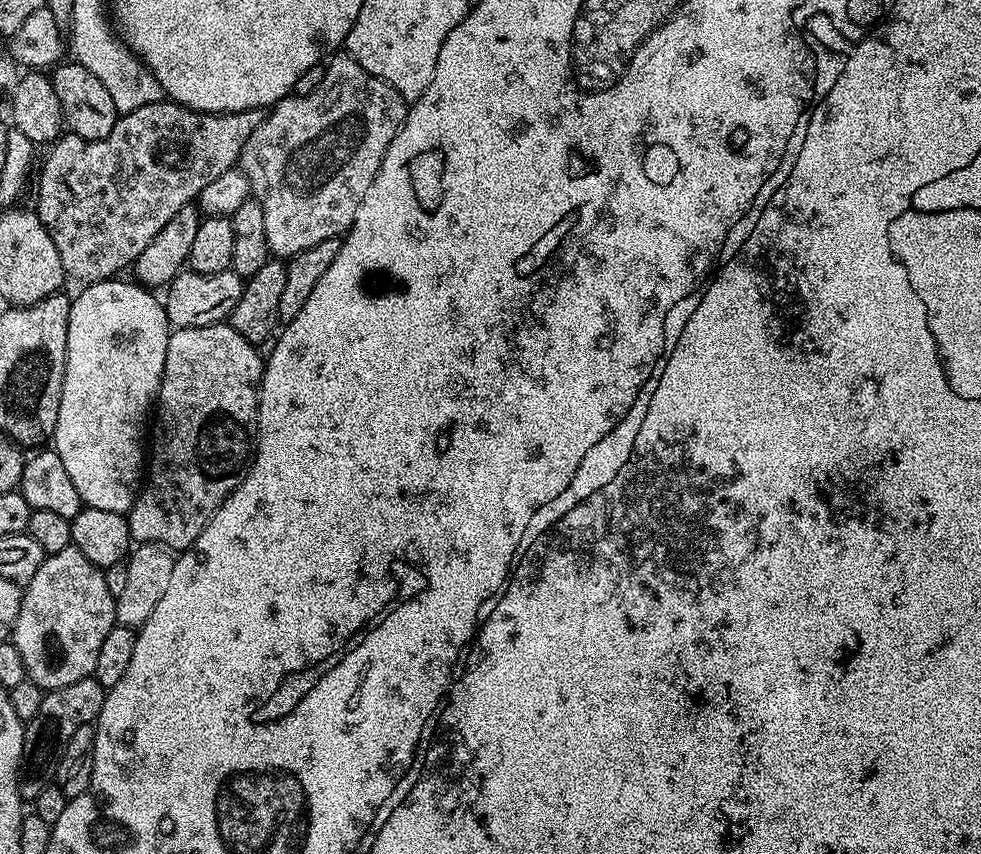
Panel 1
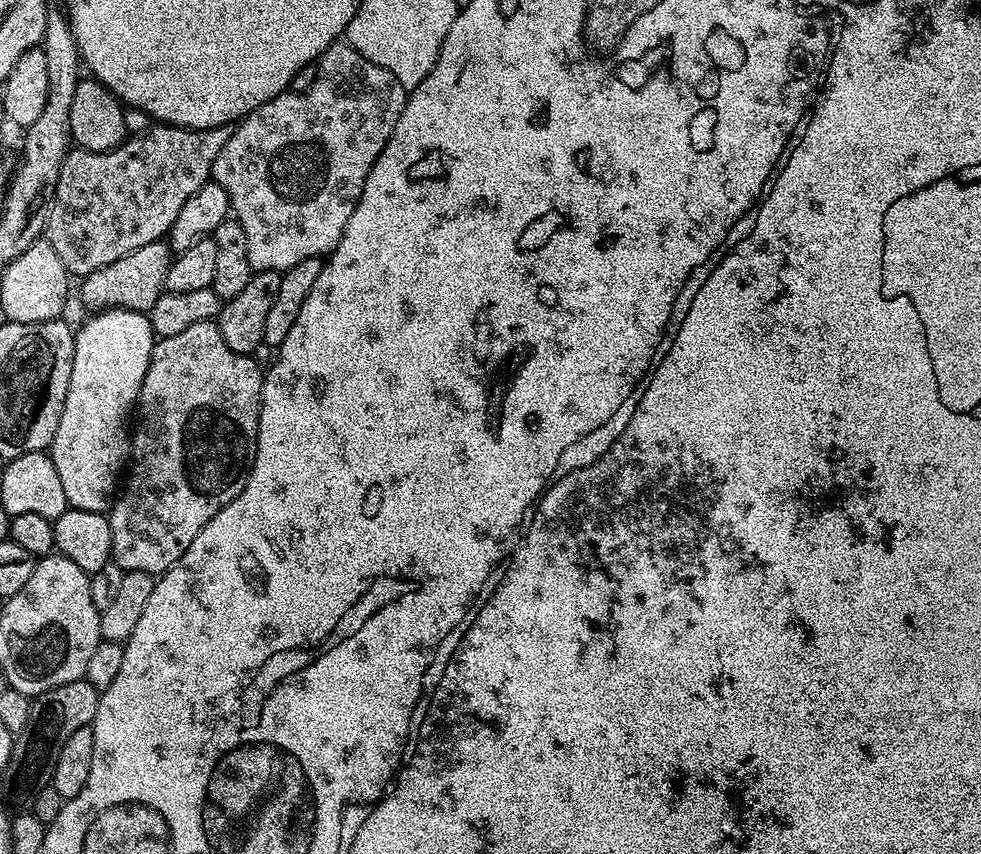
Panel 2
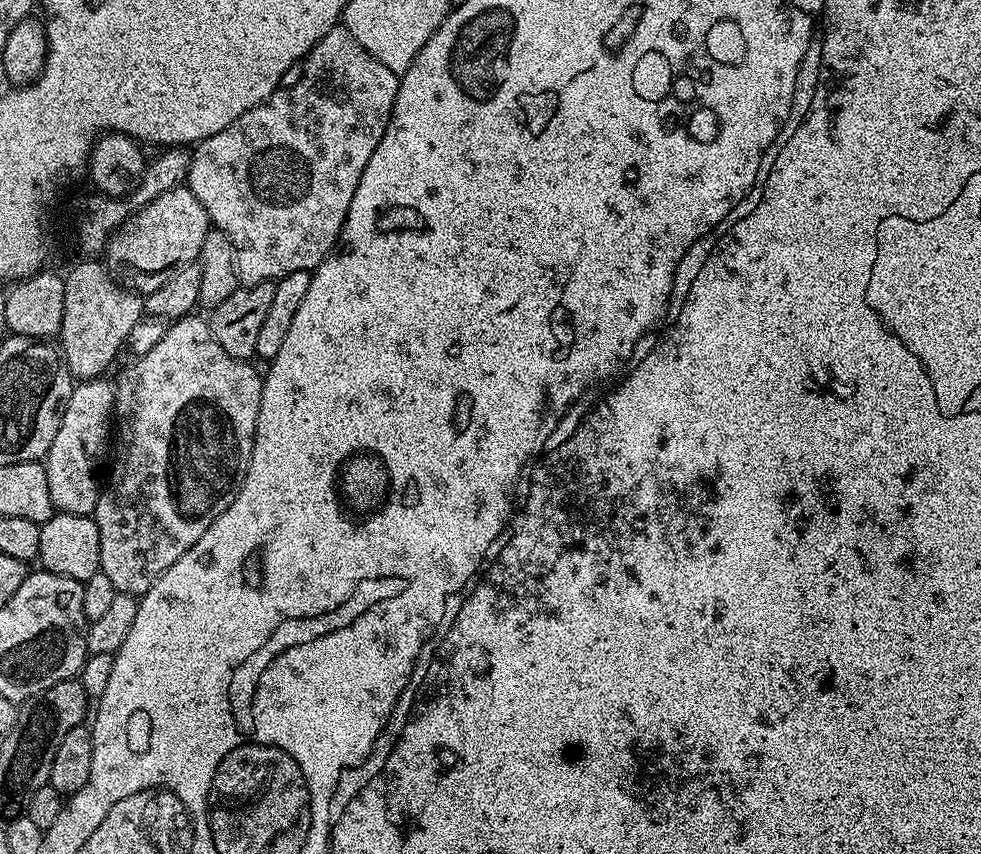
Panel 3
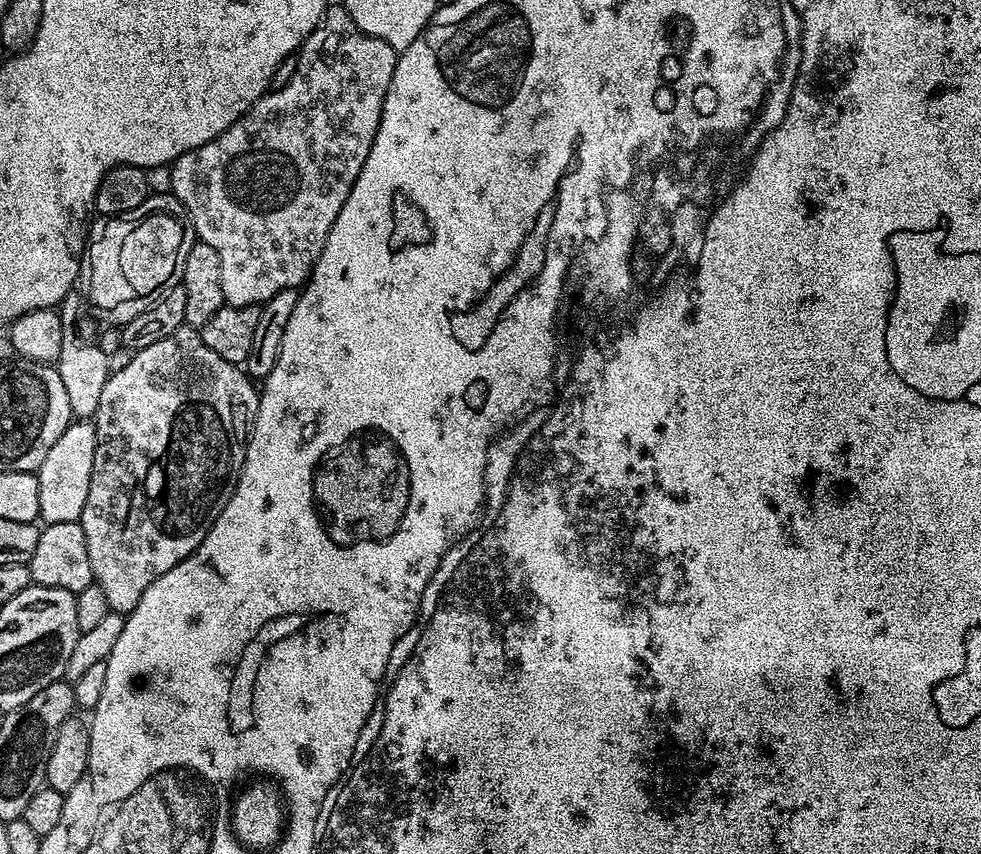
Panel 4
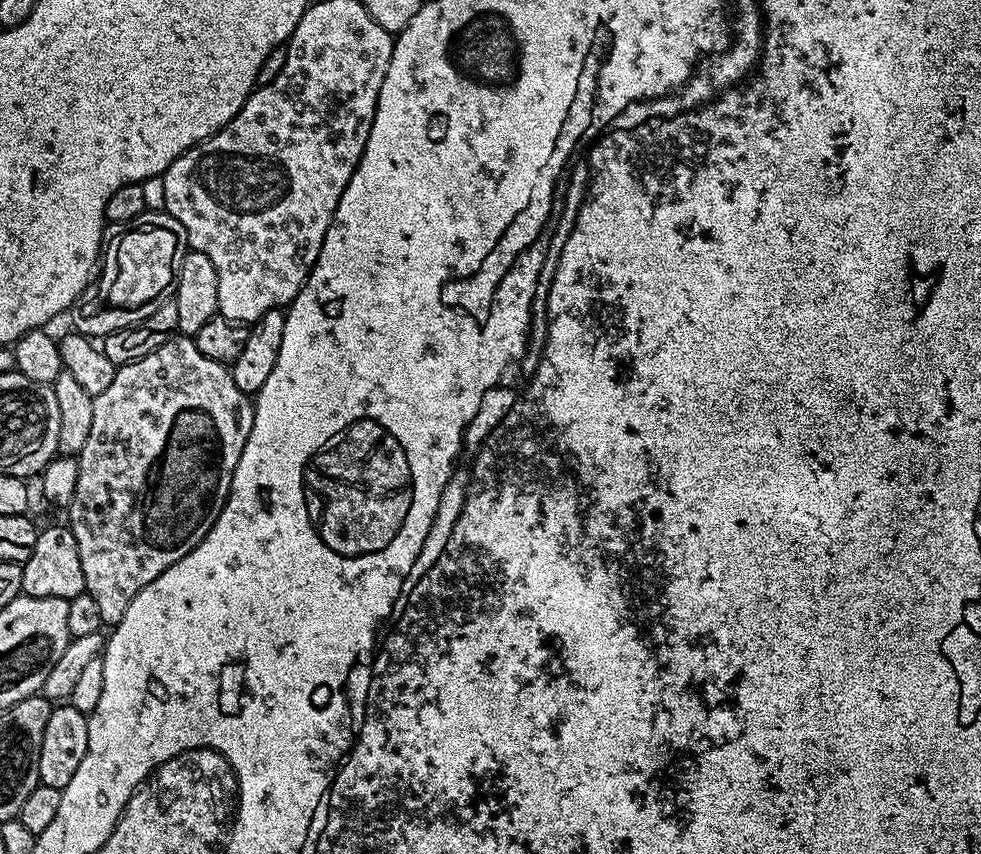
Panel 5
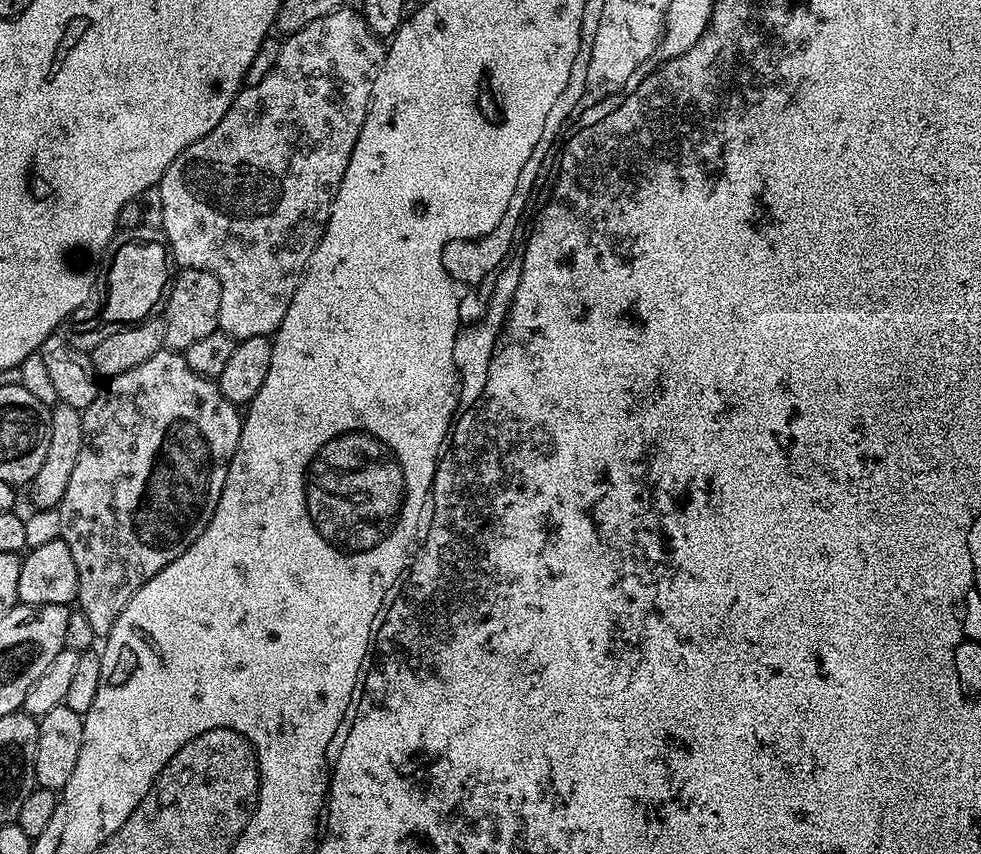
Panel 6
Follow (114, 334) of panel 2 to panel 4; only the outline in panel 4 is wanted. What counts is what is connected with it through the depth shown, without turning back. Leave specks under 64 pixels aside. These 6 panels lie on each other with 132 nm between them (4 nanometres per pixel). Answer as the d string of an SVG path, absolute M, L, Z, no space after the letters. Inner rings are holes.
M73 422L69 424L67 430L62 434L62 438L58 438L58 442L54 442L54 446L50 446L50 454L46 454L46 458L42 458L42 466L36 472L38 478L38 510L40 511L40 520L44 524L53 524L54 522L77 522L82 514L82 506L86 506L86 494L90 494L90 474L94 470L94 446L96 445L96 426L92 422Z

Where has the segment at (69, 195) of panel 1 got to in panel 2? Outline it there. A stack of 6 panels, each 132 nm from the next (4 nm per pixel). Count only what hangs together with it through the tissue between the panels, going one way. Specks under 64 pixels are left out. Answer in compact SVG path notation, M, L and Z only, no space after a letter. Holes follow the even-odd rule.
M157 123L139 134L132 134L125 139L114 150L109 152L87 152L84 148L73 147L68 153L68 157L62 162L62 174L58 174L58 190L56 191L56 200L50 206L48 221L44 227L44 236L54 250L58 250L58 258L62 258L62 266L76 278L83 278L94 274L94 270L102 270L102 266L110 266L110 262L118 262L118 258L126 258L126 254L134 254L134 250L142 250L142 246L150 246L150 242L155 240L164 240L168 231L174 226L174 218L178 218L178 210L202 190L202 186L209 183L214 158L218 158L218 150L226 146L230 138L232 128L225 126L222 128L175 128L172 124Z

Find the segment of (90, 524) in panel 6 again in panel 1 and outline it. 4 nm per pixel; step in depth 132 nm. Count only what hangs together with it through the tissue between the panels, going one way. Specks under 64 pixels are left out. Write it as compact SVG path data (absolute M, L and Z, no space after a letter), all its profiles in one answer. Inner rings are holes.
M221 322L202 326L201 328L177 328L169 335L166 346L166 366L162 370L160 390L154 401L154 420L156 425L151 425L152 448L150 444L150 467L146 472L146 479L136 494L136 500L132 503L132 509L128 511L128 529L133 541L142 544L162 544L169 550L183 550L193 544L202 534L202 530L210 522L210 518L222 506L222 502L238 487L246 478L249 468L252 467L252 458L256 454L256 442L258 439L258 405L260 403L260 377L264 374L265 361L259 356L257 345L246 342L238 330L234 330L231 323Z

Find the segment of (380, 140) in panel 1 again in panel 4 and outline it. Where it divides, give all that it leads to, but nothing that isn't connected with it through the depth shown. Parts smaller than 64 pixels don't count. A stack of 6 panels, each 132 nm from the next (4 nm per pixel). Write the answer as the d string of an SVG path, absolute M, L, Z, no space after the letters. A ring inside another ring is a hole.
M342 6L329 7L323 20L320 21L320 25L306 37L304 45L300 47L296 56L294 78L290 78L290 82L286 82L286 86L272 88L265 92L261 100L254 102L254 106L250 106L250 110L246 110L246 114L242 114L242 118L238 118L238 122L234 122L222 134L218 134L218 138L206 142L206 146L198 146L198 150L190 150L178 157L177 160L172 161L170 165L172 169L171 195L175 196L178 202L182 202L182 206L187 210L192 229L196 231L197 241L211 246L218 254L218 262L222 262L222 294L225 304L230 306L250 306L251 304L263 306L270 298L274 298L274 294L291 288L299 289L308 283L308 277L312 275L312 267L315 266L322 254L334 218L338 218L338 210L342 210L346 198L350 198L350 190L354 186L358 174L362 174L362 162L366 162L366 154L370 154L370 146L374 146L374 138L382 118L386 90L390 86L390 78L394 74L397 55L395 50L386 46L386 42L382 42L378 38L370 38L370 34L358 30L358 26L354 26L350 14L346 14L346 10Z

